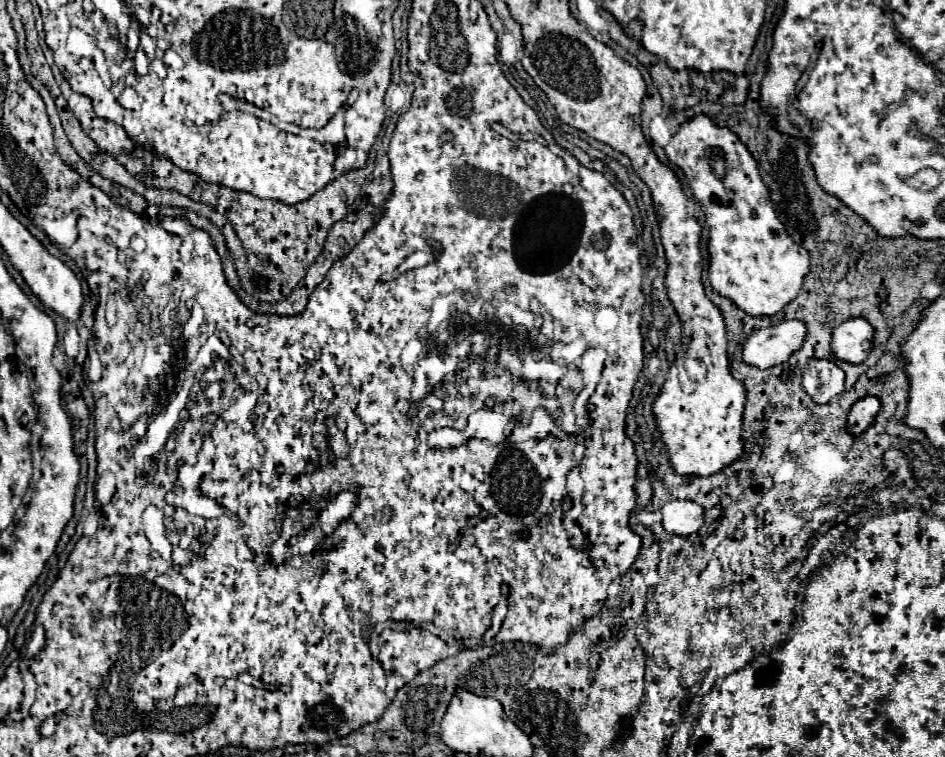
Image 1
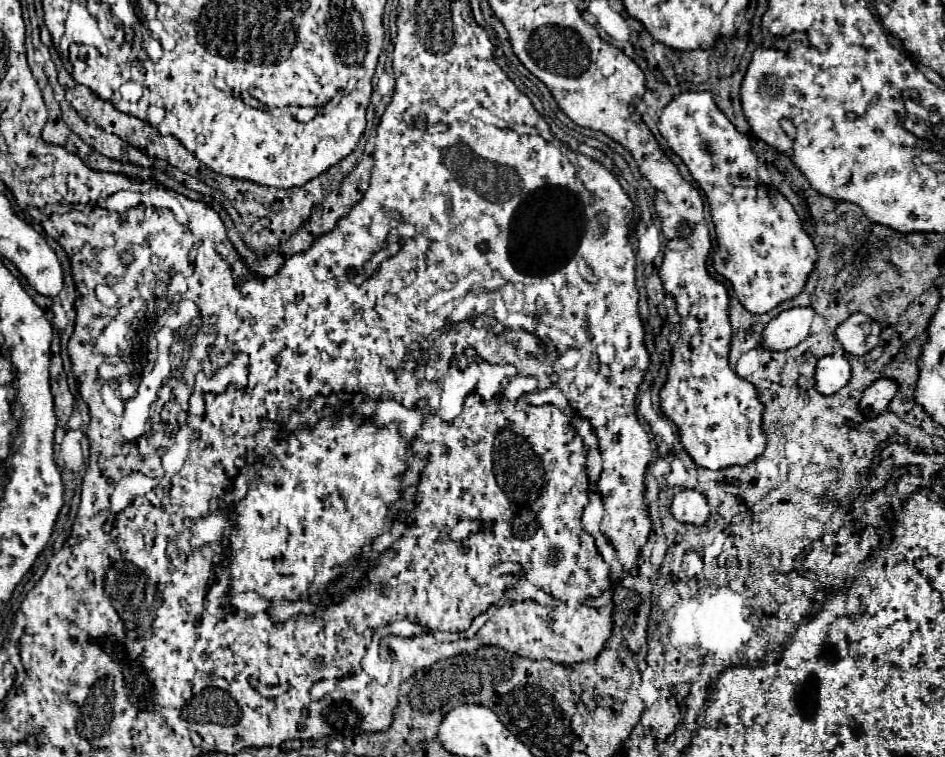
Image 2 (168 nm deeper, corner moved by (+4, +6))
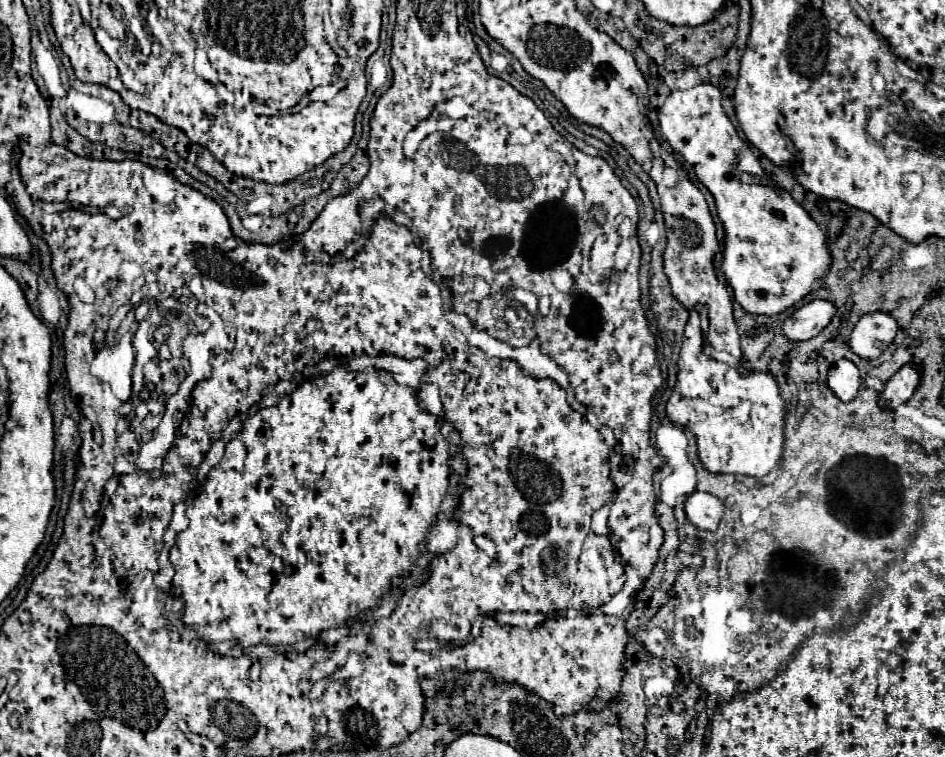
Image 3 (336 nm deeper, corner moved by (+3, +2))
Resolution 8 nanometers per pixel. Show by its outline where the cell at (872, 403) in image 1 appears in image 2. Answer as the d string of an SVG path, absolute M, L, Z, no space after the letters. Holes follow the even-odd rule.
M879 378L875 380L865 392L863 392L863 398L861 398L861 414L865 418L875 418L879 414L883 414L891 402L891 398L895 396L897 392L897 384L893 380L887 380L887 378Z

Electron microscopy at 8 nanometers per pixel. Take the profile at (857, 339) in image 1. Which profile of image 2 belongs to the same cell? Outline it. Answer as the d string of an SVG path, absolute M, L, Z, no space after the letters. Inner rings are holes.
M853 314L837 328L835 336L843 344L847 354L863 356L879 344L879 332L879 322L875 322L867 314Z

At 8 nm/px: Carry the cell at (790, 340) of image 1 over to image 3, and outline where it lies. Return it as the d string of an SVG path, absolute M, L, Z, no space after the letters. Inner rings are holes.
M812 300L798 308L786 322L784 322L784 336L788 340L810 340L820 334L836 314L836 306L830 300Z

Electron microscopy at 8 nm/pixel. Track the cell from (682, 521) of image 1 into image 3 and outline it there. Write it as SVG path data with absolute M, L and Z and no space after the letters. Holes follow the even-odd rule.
M708 492L690 494L684 506L688 520L700 530L716 530L724 514L724 504Z

